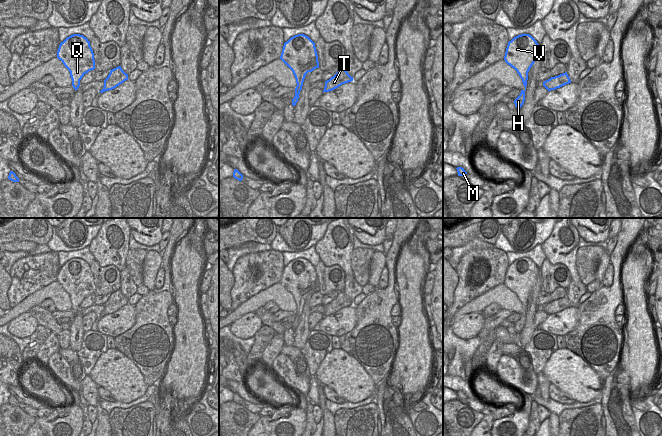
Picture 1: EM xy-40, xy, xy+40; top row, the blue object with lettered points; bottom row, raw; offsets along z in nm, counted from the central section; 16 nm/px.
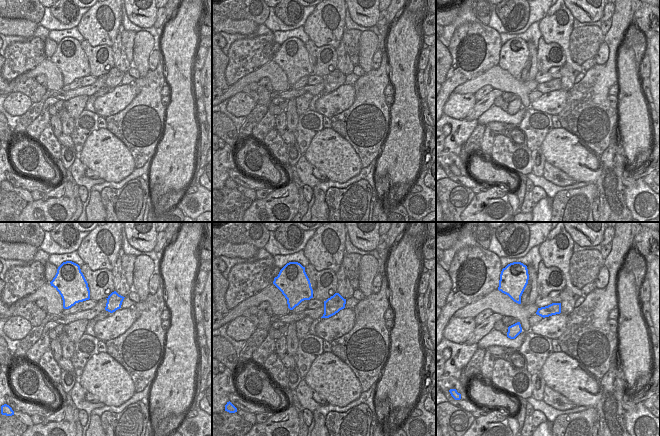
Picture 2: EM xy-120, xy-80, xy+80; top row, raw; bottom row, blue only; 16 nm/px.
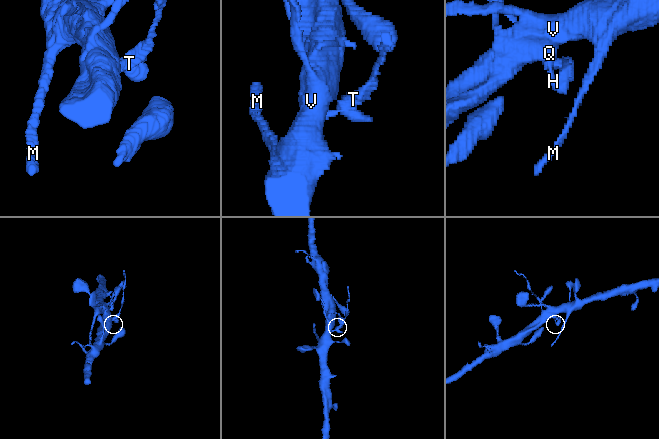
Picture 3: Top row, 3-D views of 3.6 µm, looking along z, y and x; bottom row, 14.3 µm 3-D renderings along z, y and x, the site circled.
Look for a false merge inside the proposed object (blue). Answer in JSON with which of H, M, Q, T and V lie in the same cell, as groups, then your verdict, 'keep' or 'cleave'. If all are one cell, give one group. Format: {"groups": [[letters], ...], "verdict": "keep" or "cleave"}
{"groups": [["H", "T"], ["M", "Q", "V"]], "verdict": "cleave"}

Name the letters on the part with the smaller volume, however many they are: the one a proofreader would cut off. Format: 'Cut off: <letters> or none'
Cut off: H, T

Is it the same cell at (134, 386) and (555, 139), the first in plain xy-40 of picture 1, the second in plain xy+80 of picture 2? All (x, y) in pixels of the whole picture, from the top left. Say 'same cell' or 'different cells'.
same cell

